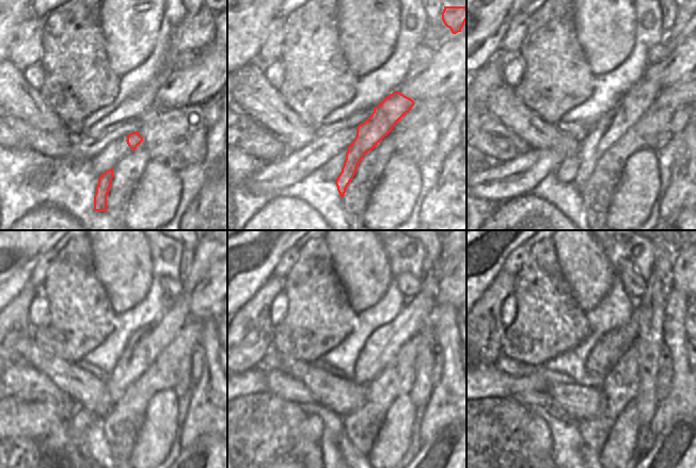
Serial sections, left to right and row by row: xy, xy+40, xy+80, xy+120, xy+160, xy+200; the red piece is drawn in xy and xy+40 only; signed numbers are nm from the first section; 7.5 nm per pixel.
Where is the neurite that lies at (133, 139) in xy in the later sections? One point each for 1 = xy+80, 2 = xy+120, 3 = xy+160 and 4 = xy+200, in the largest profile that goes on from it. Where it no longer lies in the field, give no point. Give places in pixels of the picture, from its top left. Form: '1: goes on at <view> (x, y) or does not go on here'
1: goes on at xy+80 (612, 126)
2: goes on at xy+120 (144, 345)
3: goes on at xy+160 (382, 345)
4: goes on at xy+200 (605, 354)

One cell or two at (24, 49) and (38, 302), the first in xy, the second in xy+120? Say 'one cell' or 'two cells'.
two cells

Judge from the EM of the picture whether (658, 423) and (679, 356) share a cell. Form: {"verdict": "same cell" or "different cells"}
{"verdict": "same cell"}

